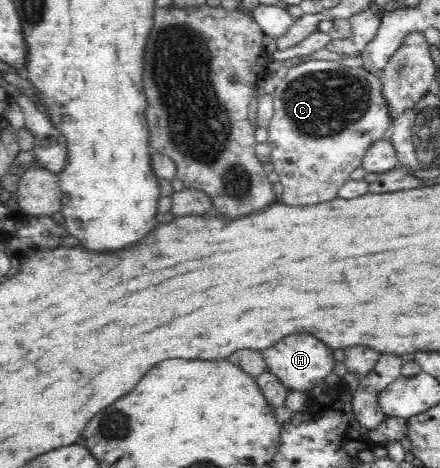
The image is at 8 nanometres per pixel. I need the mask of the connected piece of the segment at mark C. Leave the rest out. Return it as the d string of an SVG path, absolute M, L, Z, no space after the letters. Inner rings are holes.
M315 60L304 61L299 65L290 67L287 74L277 84L275 91L271 94L273 96L274 114L271 118L268 128L267 143L272 149L271 164L274 166L274 172L278 174L279 181L283 184L283 192L277 199L287 204L287 206L309 206L320 204L337 198L338 189L350 178L350 173L361 166L361 162L365 152L378 140L384 139L390 133L392 120L389 115L387 102L382 96L382 81L379 74L368 72L364 67L348 67L339 63L338 61L329 60Z

